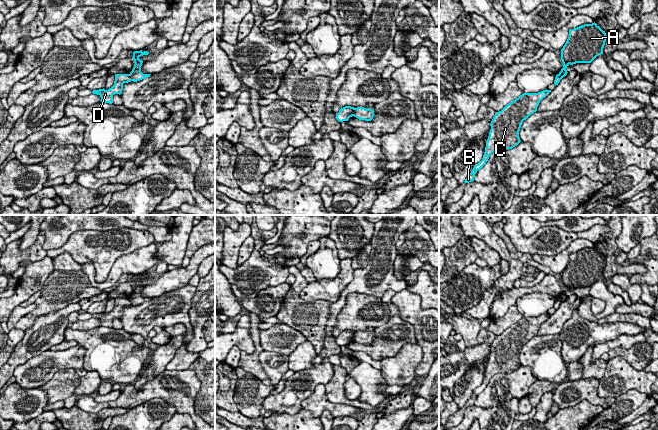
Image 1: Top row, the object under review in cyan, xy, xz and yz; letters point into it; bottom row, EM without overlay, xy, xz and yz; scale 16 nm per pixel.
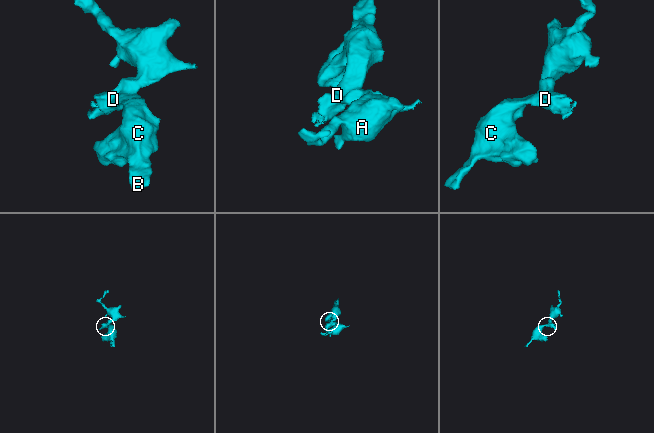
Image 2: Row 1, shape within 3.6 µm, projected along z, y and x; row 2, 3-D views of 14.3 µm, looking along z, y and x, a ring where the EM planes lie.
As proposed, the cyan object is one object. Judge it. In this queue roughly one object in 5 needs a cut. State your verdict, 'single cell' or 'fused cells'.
fused cells

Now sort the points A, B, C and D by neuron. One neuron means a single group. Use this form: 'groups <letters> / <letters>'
groups A / B C D

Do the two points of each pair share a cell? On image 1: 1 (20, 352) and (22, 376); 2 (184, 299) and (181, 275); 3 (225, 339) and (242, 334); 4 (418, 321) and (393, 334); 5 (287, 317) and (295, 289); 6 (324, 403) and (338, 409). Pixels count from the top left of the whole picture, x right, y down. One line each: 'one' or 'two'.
1: two
2: two
3: one
4: two
5: one
6: one

